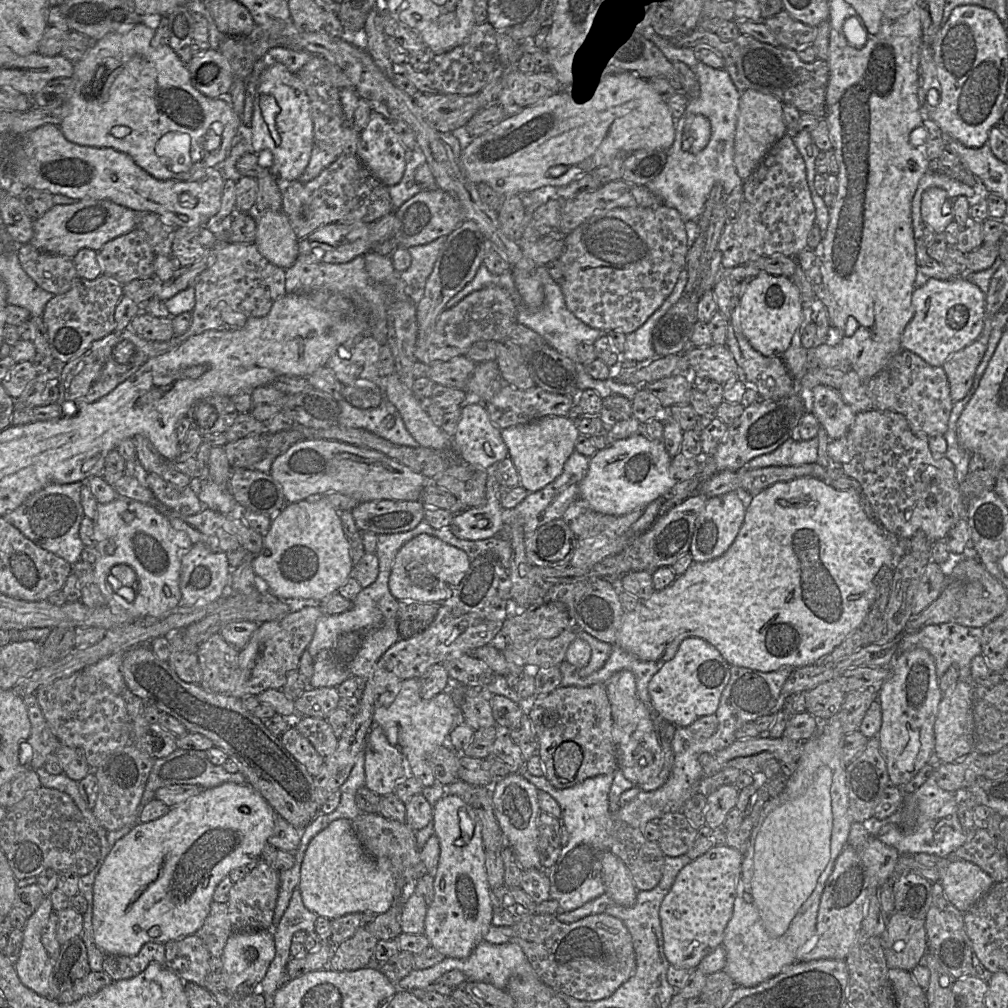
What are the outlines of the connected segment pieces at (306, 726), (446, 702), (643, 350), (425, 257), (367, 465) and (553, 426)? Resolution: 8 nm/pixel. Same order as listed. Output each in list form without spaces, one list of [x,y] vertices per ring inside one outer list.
[[[298,716],[297,721],[292,721],[291,725],[311,742],[323,759],[335,751],[338,738],[326,719]]]
[[[417,678],[389,685],[388,690],[379,696],[374,711],[374,724],[383,729],[389,743],[404,756],[408,774],[419,779],[424,787],[436,783],[434,772],[428,764],[428,754],[447,743],[450,732],[460,722],[464,722],[462,712],[449,691],[432,698],[423,698]]]
[[[684,268],[670,295],[662,305],[634,332],[627,334],[622,358],[628,361],[641,362],[656,356],[652,345],[653,330],[665,313],[678,302],[685,289],[688,280],[688,273]]]
[[[442,236],[428,244],[408,248],[412,262],[406,271],[400,273],[400,278],[407,288],[407,296],[412,298],[415,305],[423,292],[428,277],[434,270],[446,237]]]
[[[327,439],[303,440],[292,445],[274,459],[269,474],[281,485],[288,503],[330,493],[348,495],[359,502],[420,501],[424,488],[434,484],[433,479],[412,471],[379,451]]]
[[[545,416],[526,424],[501,430],[501,437],[527,492],[536,492],[554,481],[563,471],[564,463],[575,450],[579,432],[567,416]]]

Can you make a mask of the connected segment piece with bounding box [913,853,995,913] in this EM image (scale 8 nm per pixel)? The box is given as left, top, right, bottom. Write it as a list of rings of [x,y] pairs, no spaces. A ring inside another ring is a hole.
[[[917,853],[914,859],[939,873],[946,898],[962,913],[969,910],[993,887],[995,882],[976,864],[966,860],[949,861],[929,853]]]

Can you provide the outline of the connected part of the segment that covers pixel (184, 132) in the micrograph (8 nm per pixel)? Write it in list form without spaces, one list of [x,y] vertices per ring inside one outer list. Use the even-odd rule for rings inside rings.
[[[143,19],[143,22],[138,23],[128,29],[122,29],[117,32],[110,33],[103,38],[93,42],[92,46],[89,48],[86,54],[80,60],[74,63],[74,72],[71,76],[71,93],[64,103],[65,116],[60,123],[59,128],[64,137],[72,143],[96,148],[113,148],[119,152],[126,153],[134,160],[137,165],[139,165],[142,169],[144,169],[156,179],[199,181],[205,177],[207,168],[215,167],[227,158],[231,147],[233,146],[234,138],[241,134],[242,121],[230,103],[230,94],[219,98],[209,98],[205,96],[193,87],[191,84],[191,77],[187,69],[187,65],[182,63],[182,61],[168,44],[159,46],[152,45],[152,39],[155,35],[156,25],[157,19]],[[93,82],[94,85],[98,84],[99,82],[101,83],[101,89],[96,96],[94,96],[95,92],[89,90],[89,86]],[[209,129],[212,129],[217,135],[221,137],[221,144],[219,148],[214,151],[208,151],[205,148],[206,134]]]

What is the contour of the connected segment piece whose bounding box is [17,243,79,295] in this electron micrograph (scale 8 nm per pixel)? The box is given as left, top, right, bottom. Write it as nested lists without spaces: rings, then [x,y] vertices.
[[[29,243],[17,246],[21,267],[43,290],[62,294],[79,277],[72,258],[40,251]]]

